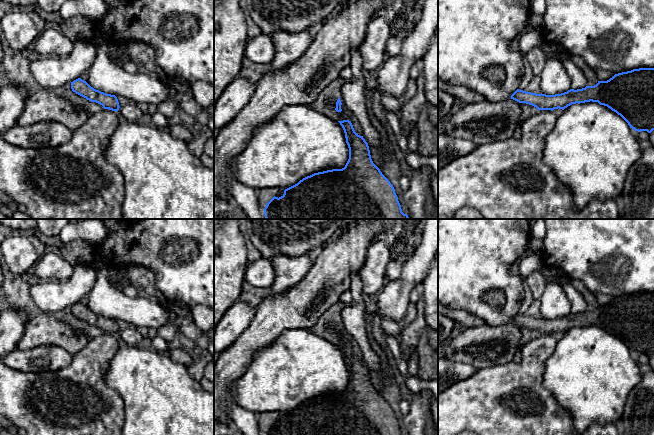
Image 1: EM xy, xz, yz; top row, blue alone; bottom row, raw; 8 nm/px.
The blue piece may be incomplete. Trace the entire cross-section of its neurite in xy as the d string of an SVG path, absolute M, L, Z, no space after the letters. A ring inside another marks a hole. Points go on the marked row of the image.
M81 78L71 82L71 89L73 92L86 98L87 100L102 105L104 109L117 112L120 108L118 99L115 95L106 94L96 90Z

